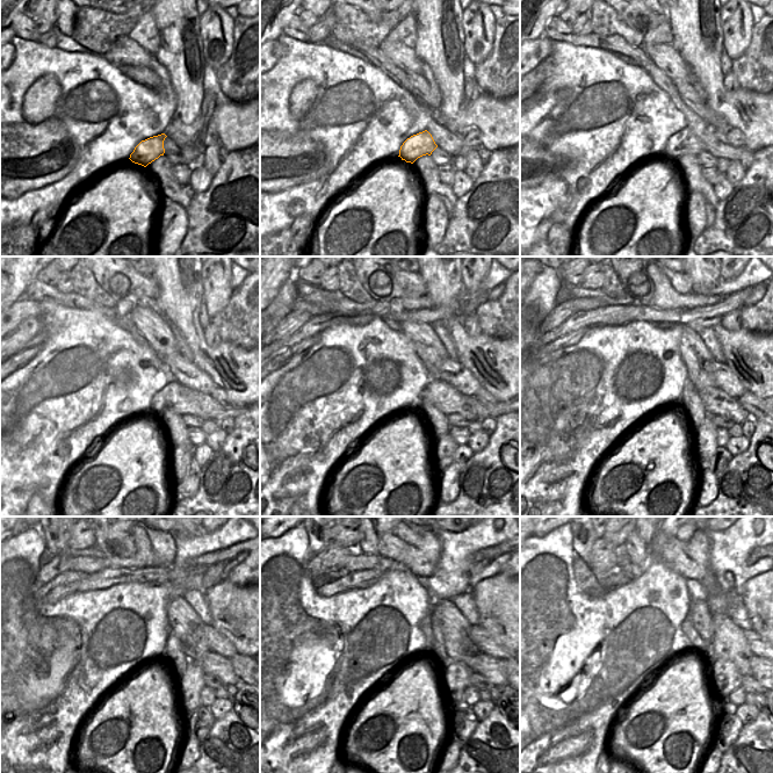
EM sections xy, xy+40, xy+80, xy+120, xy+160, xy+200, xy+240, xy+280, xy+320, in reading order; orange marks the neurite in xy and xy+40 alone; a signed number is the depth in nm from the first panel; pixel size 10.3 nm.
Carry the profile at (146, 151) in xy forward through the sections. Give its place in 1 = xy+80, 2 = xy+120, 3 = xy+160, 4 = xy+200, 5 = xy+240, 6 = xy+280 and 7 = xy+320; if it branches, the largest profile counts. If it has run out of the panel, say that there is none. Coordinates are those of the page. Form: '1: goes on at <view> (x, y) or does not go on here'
1: goes on at xy+80 (685, 142)
2: goes on at xy+120 (175, 397)
3: goes on at xy+160 (442, 396)
4: goes on at xy+200 (716, 402)
5: goes on at xy+240 (208, 660)
6: goes on at xy+280 (455, 652)
7: goes on at xy+320 (756, 662)

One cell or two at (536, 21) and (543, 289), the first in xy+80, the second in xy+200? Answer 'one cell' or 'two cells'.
two cells

